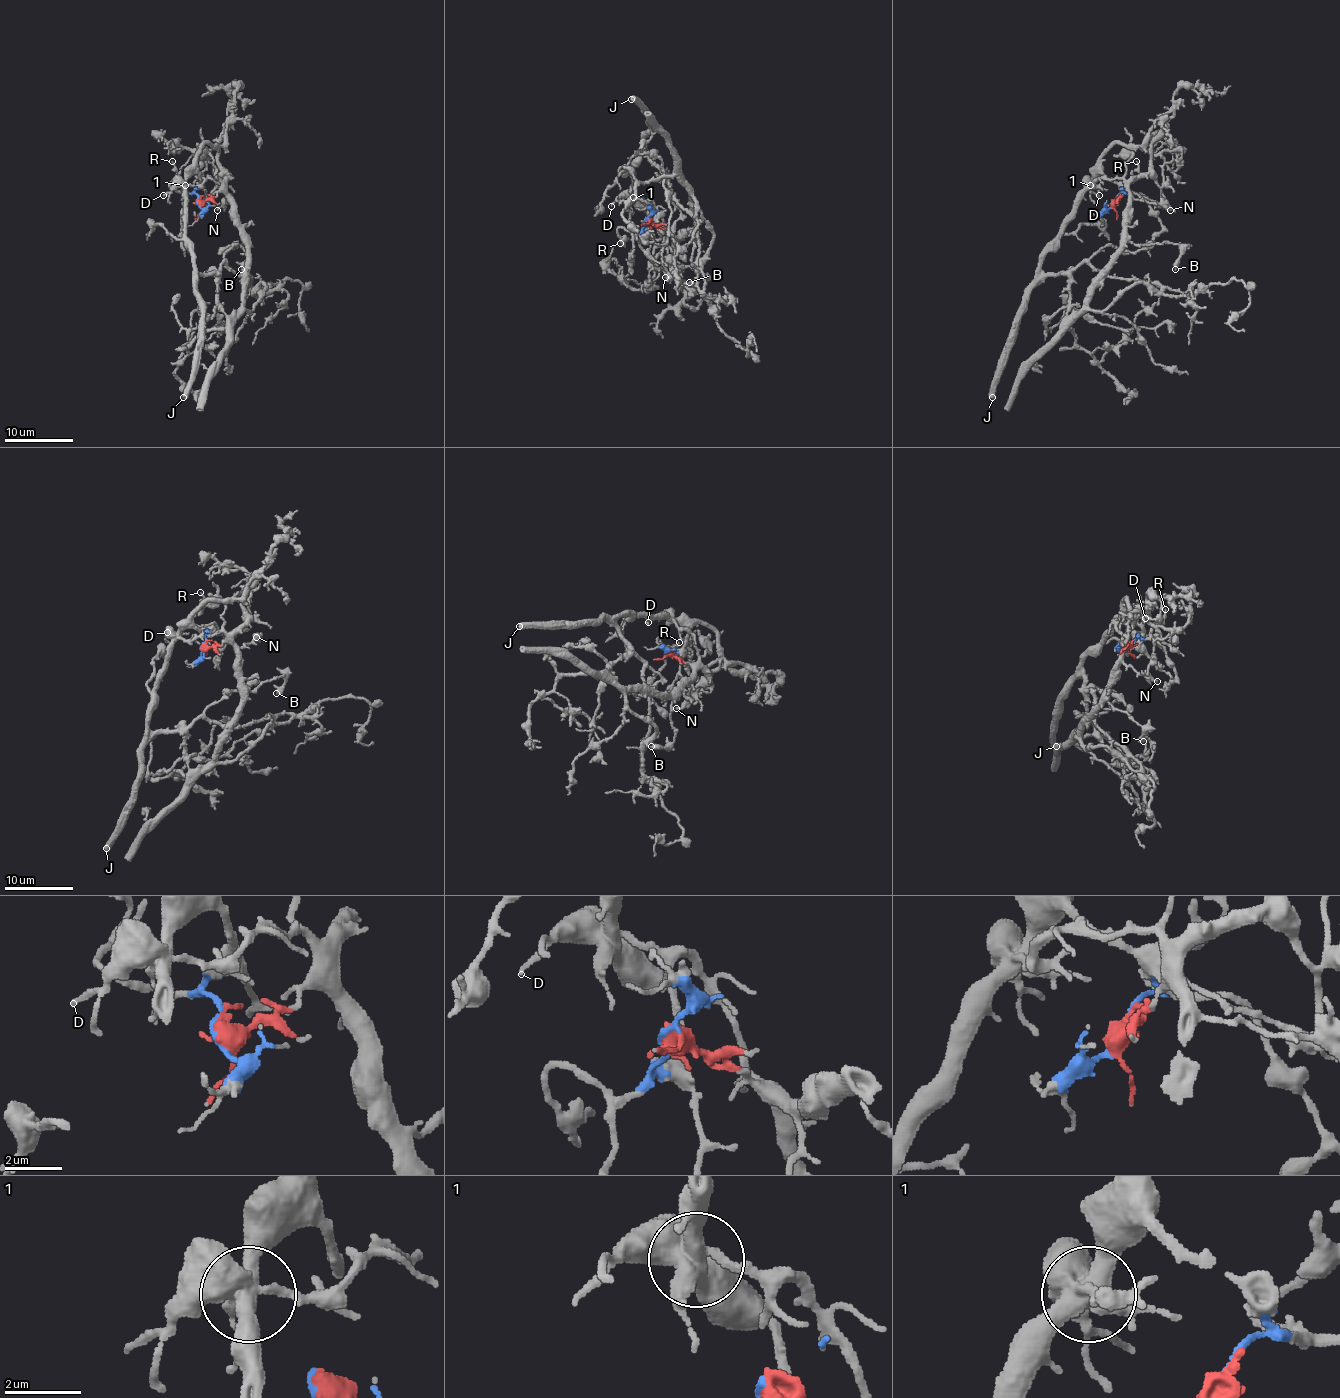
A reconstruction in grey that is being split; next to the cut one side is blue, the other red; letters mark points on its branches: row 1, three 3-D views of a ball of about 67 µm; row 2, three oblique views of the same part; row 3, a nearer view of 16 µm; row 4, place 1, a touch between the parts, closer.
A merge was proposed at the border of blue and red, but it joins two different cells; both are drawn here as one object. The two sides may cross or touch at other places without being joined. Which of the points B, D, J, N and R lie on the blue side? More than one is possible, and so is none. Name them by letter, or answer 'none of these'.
J, R

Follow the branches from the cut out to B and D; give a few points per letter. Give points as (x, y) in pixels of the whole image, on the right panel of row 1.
B: (1114, 203), (1124, 192), (1129, 196), (1127, 239), (1134, 244), (1177, 244), (1180, 247), (1175, 269)
D: (1114, 203), (1122, 194), (1124, 180), (1105, 179), (1090, 187), (1098, 196)

